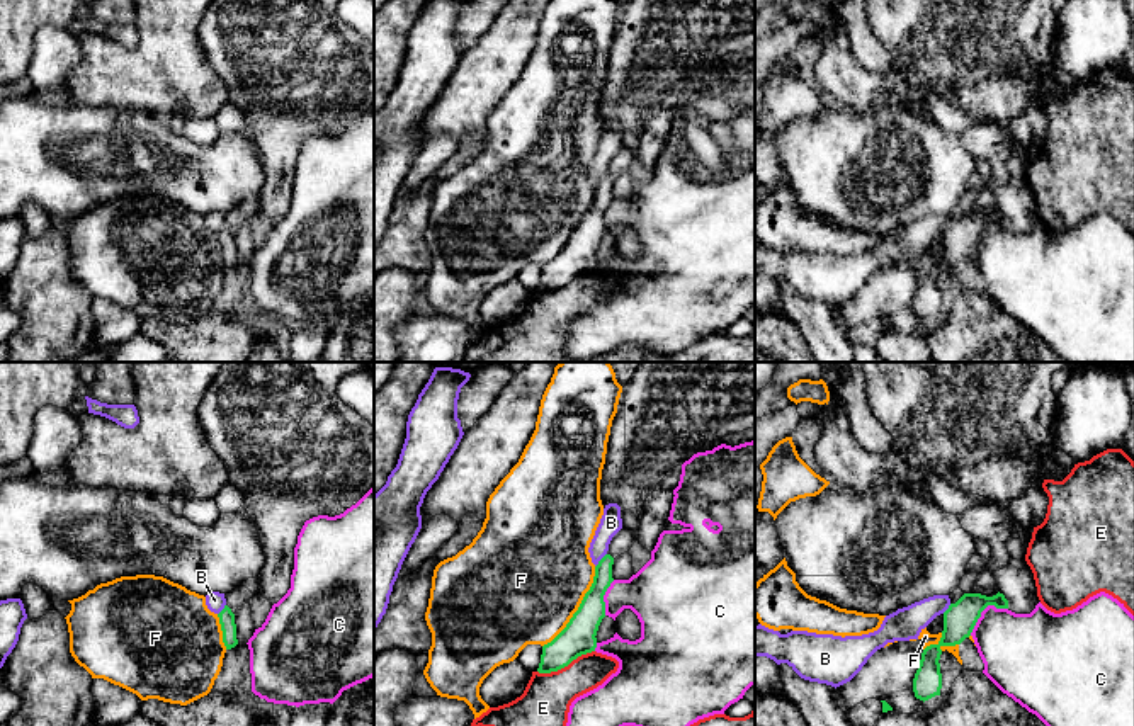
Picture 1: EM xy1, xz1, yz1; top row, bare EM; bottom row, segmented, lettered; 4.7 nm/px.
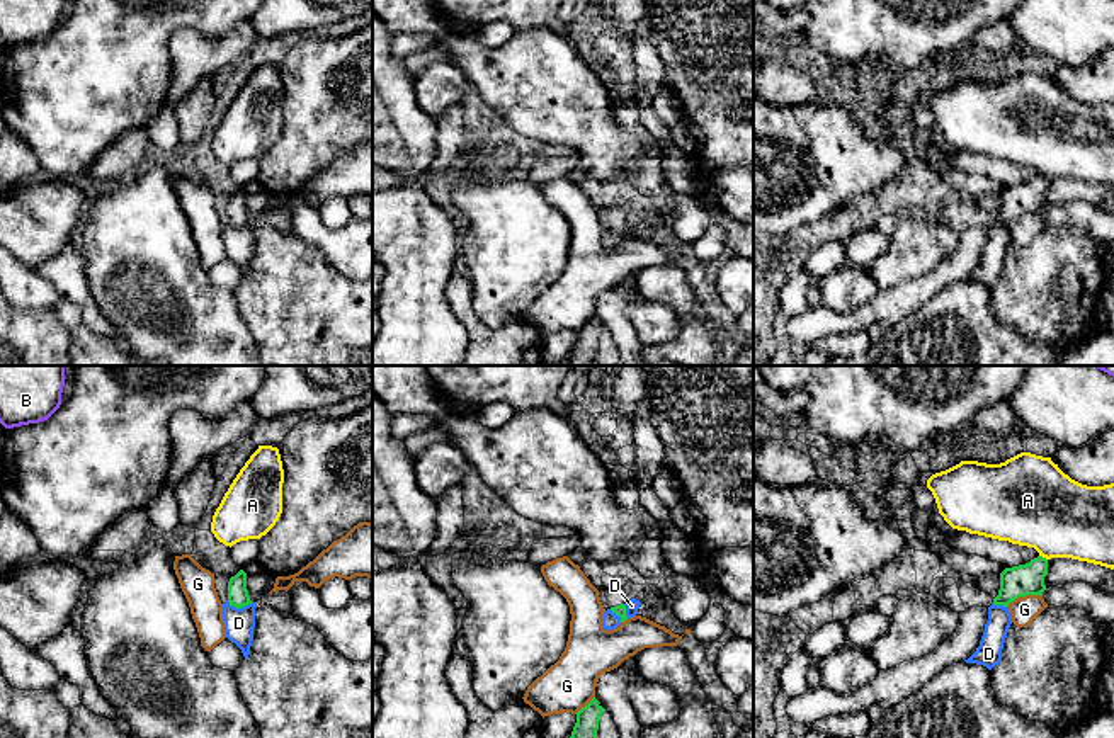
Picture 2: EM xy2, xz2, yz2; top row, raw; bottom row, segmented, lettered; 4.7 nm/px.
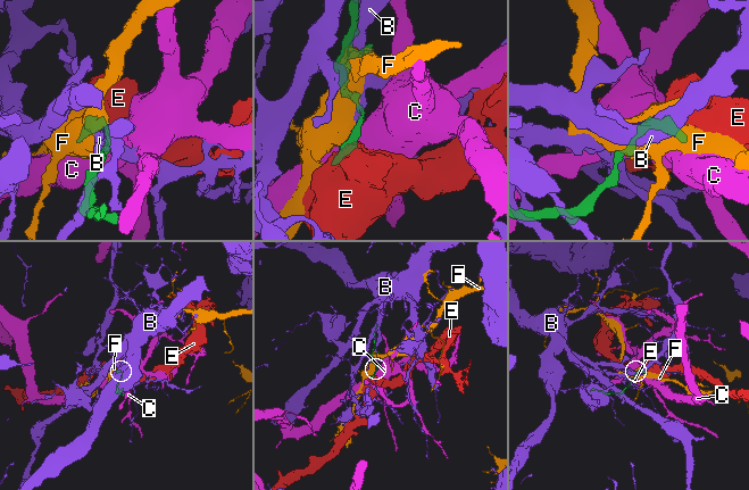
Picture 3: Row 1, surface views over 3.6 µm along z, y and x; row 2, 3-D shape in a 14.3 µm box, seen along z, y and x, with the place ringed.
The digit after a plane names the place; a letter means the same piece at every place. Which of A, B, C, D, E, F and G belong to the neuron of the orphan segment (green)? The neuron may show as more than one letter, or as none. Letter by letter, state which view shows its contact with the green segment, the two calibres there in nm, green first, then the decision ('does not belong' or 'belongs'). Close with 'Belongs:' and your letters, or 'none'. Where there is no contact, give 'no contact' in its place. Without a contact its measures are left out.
A: yz2 | 150/400 nm | does not belong
B: xz1 | 130/110 nm | does not belong
C: yz1 | 160/340 nm | does not belong
D: xy2 | 100/140 nm | does not belong
E: xz1 | 160/240 nm | does not belong
F: xz1 | 160/500 nm | does not belong
G: yz2 | 150/130 nm | does not belong
Belongs: none

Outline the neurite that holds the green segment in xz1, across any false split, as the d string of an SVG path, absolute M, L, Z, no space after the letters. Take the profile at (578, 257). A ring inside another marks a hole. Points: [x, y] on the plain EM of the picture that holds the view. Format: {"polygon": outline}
{"polygon": "M605 173L595 185L595 196L590 209L585 213L578 230L566 247L547 264L542 265L539 292L551 292L568 286L581 274L597 267L597 250L605 236L604 214L612 197L614 177Z"}

